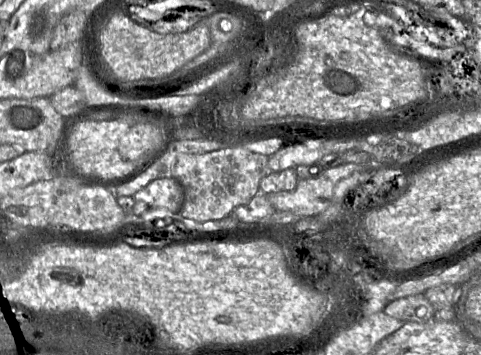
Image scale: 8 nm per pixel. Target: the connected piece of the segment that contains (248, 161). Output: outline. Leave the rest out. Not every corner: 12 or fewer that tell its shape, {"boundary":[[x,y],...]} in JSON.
{"boundary":[[179,154],[180,215],[222,219],[259,193],[269,156]]}

